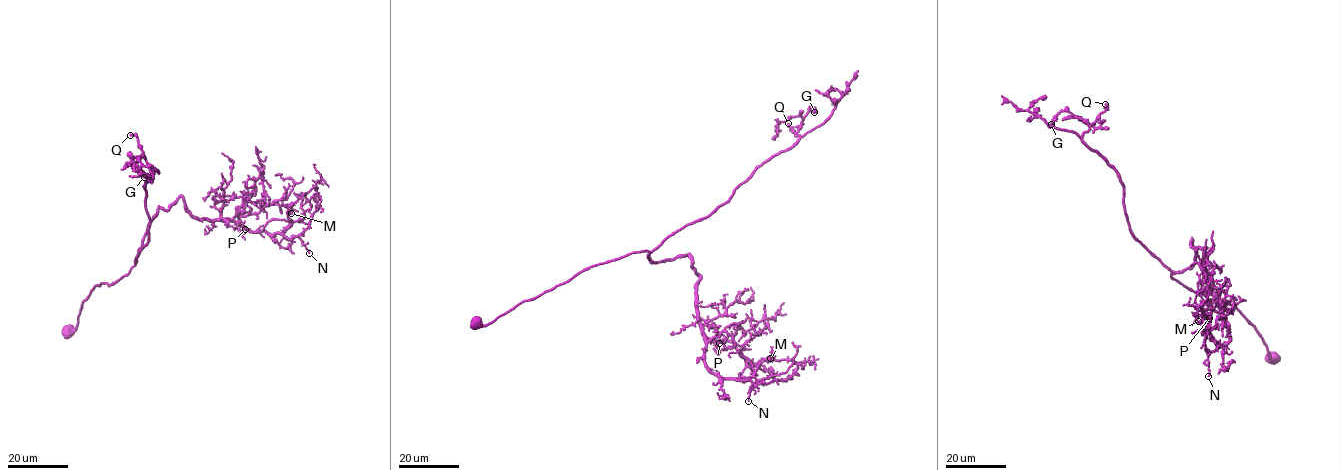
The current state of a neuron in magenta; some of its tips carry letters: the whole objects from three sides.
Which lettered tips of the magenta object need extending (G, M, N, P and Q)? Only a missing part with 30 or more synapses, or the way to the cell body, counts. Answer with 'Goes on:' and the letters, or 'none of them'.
Goes on: G, Q

